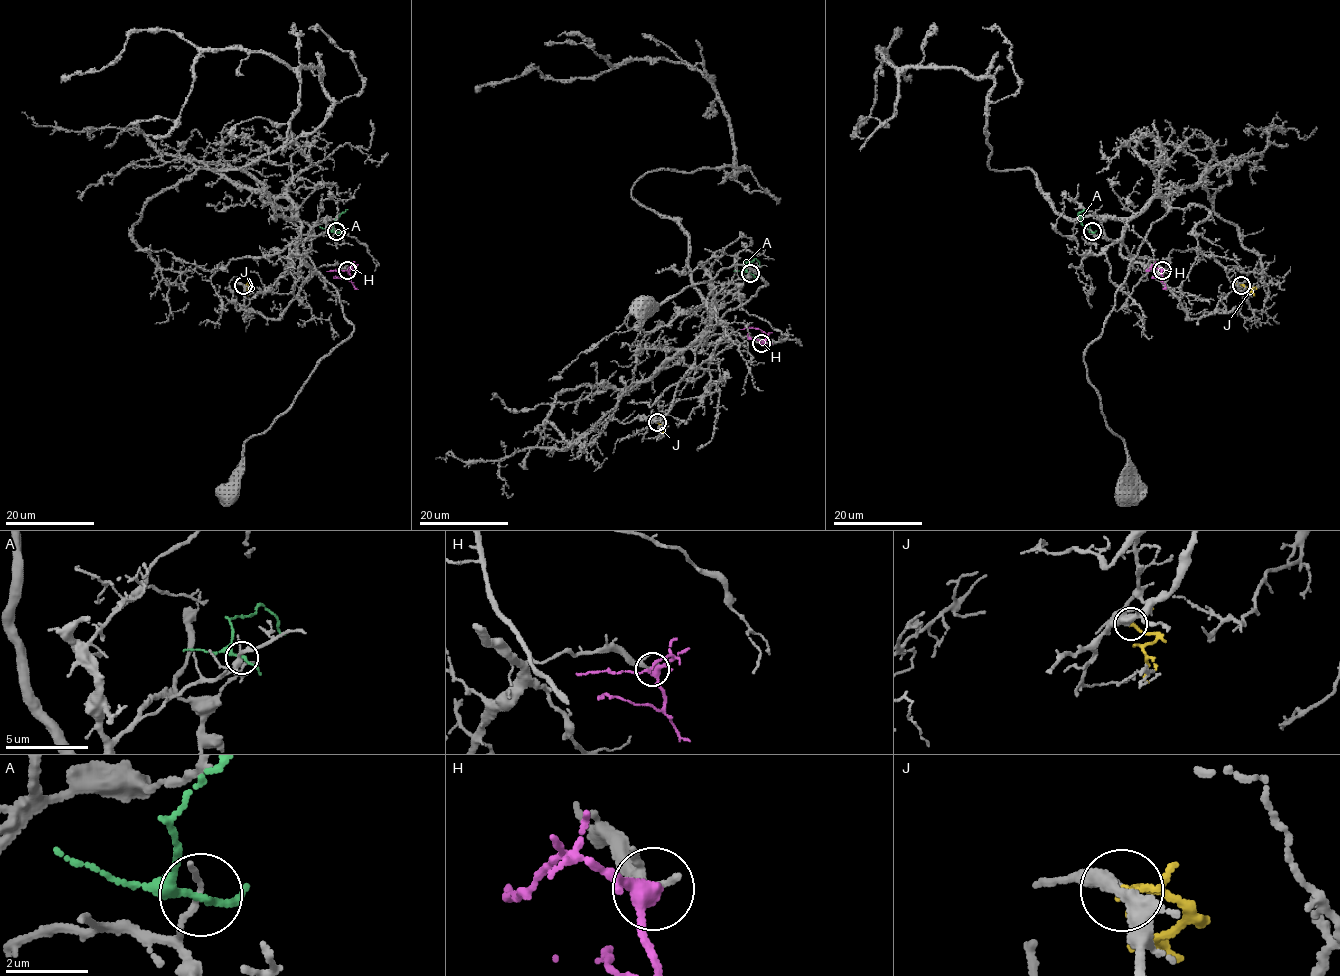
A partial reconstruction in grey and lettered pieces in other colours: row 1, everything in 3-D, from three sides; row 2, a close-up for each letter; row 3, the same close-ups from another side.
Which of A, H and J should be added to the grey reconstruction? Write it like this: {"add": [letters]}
{"add": ["J"]}

